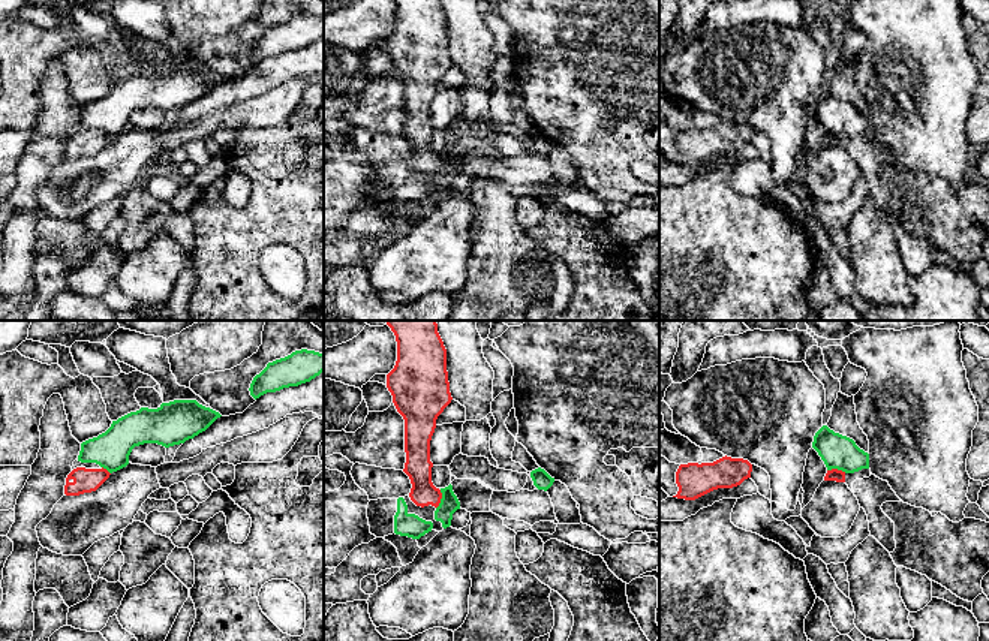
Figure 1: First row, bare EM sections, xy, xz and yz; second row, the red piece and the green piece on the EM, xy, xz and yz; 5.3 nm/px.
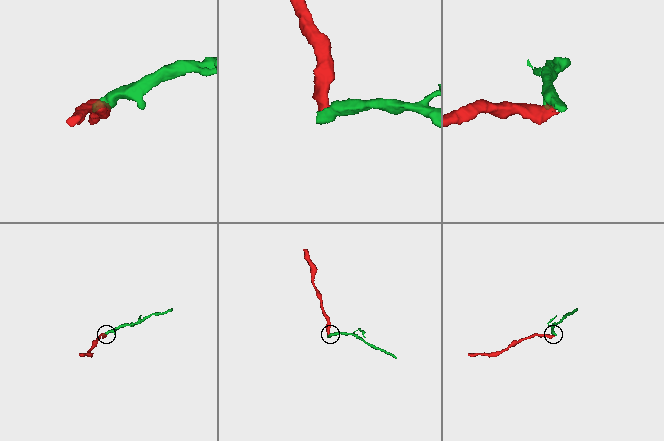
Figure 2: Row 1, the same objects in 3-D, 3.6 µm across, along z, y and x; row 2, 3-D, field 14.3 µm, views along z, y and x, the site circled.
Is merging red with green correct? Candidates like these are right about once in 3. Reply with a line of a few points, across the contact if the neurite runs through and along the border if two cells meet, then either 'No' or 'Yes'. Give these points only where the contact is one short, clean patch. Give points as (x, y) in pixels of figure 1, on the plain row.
Line: xz (441, 155), (441, 166), (436, 172). No

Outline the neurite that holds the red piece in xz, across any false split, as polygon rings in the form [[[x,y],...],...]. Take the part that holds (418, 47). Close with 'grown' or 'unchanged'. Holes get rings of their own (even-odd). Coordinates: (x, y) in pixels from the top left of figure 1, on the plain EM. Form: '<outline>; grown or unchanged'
[[[396,0],[396,6],[397,25],[387,39],[387,52],[405,84],[403,136],[412,148],[411,157],[403,162],[408,178],[433,187],[433,193],[417,204],[423,213],[444,195],[442,187],[435,184],[442,157],[432,147],[430,105],[438,81],[453,64],[447,13],[441,0]]]; grown

